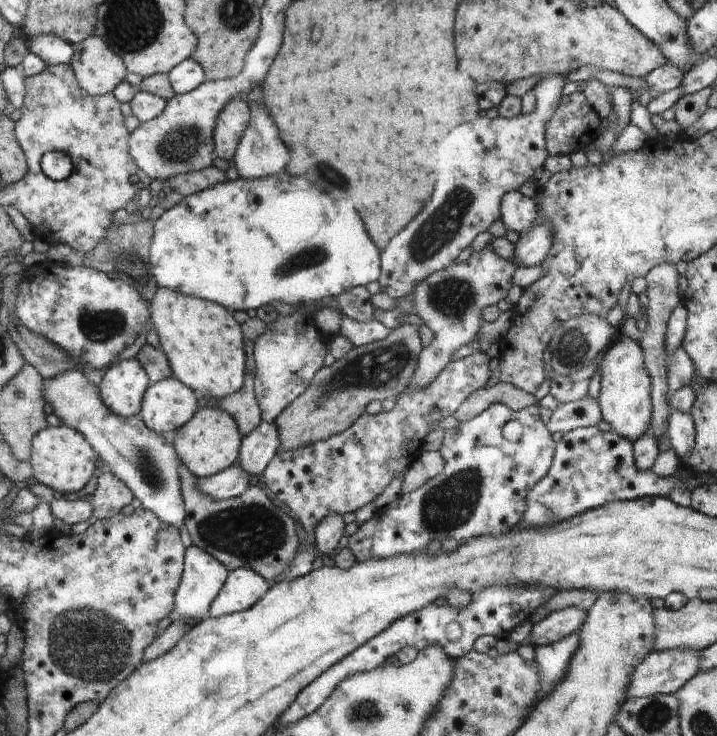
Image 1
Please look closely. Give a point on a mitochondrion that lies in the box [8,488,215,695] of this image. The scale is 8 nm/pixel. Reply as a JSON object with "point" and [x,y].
{"point":[89,644]}

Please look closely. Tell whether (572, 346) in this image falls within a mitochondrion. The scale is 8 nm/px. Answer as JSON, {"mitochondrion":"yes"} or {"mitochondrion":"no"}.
{"mitochondrion":"yes"}

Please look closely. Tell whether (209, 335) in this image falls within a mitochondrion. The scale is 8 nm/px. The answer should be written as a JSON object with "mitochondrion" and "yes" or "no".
{"mitochondrion":"no"}

